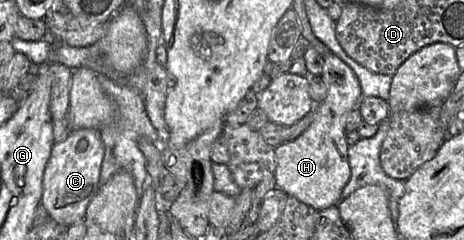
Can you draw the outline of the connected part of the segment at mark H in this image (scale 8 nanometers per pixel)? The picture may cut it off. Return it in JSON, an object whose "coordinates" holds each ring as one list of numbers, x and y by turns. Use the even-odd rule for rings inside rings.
{"coordinates":[[332,52,323,56,321,77,327,86,327,95,320,104,315,105,313,109,314,117,311,124,297,138,281,143,274,149,276,159,276,170,274,174,276,186,288,195,295,197,318,211,338,205,341,200,342,190,350,180,349,145,345,138,345,123,348,114,358,107,363,98,361,86,354,71]]}

